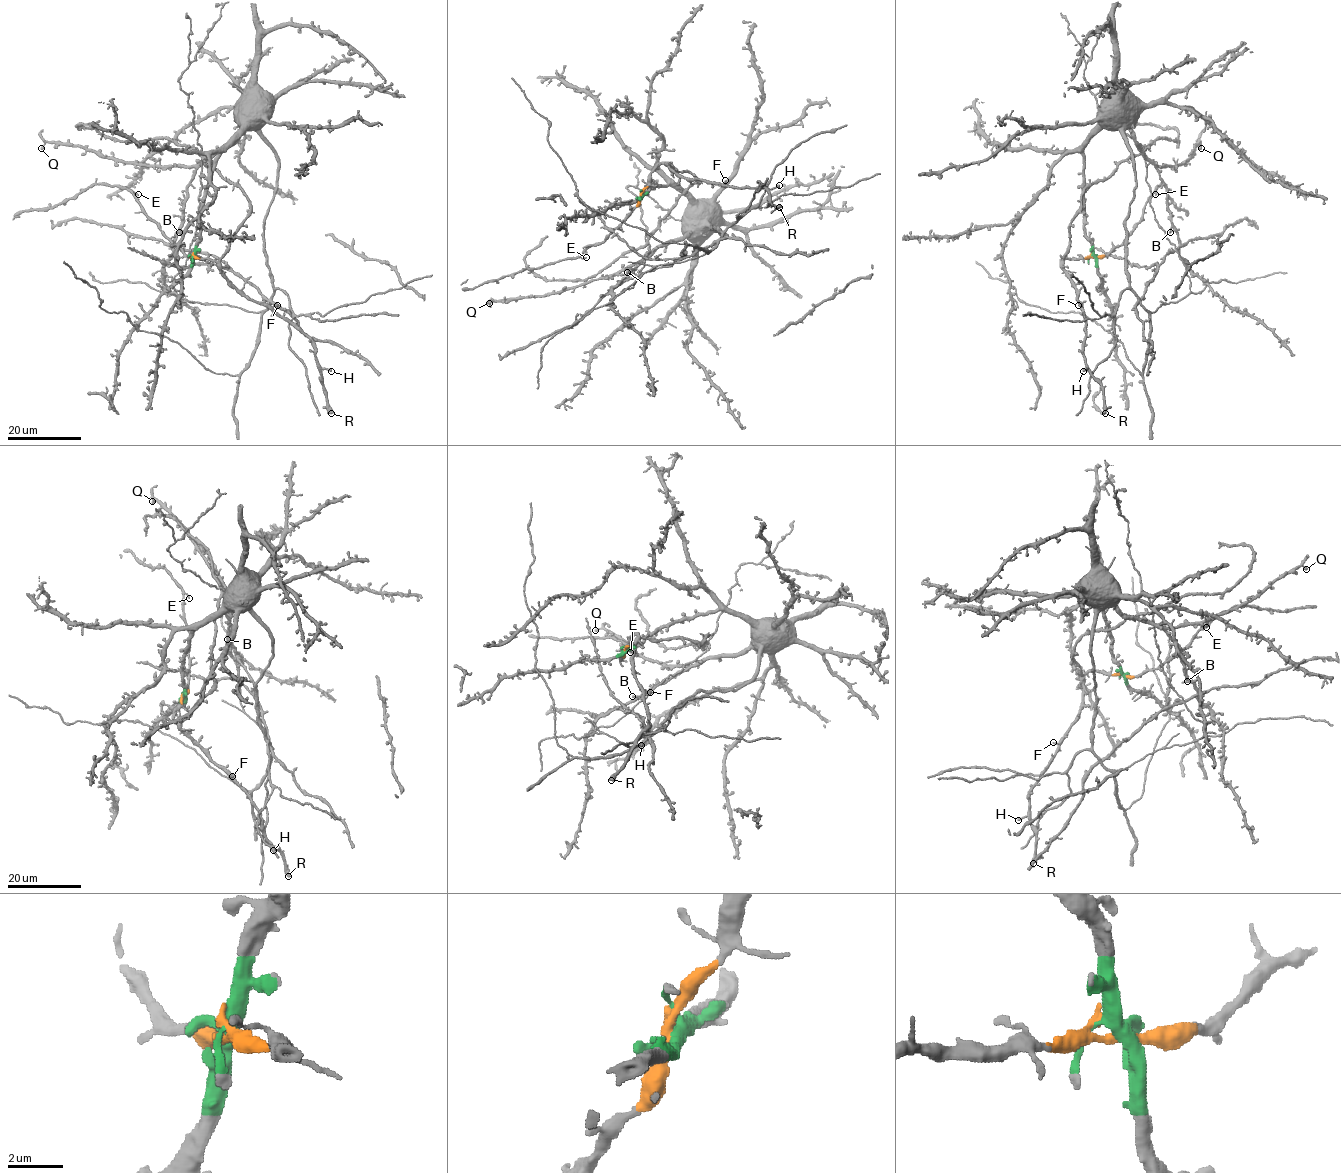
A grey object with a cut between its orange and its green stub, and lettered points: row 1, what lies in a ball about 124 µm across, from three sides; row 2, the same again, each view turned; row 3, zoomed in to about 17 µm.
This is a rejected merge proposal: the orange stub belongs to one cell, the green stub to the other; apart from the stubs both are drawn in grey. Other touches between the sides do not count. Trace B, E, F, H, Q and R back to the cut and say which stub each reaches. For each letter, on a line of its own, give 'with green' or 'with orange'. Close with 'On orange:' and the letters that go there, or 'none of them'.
B: with green
E: with orange
F: with orange
H: with orange
Q: with green
R: with orange
On orange: E, F, H, R

